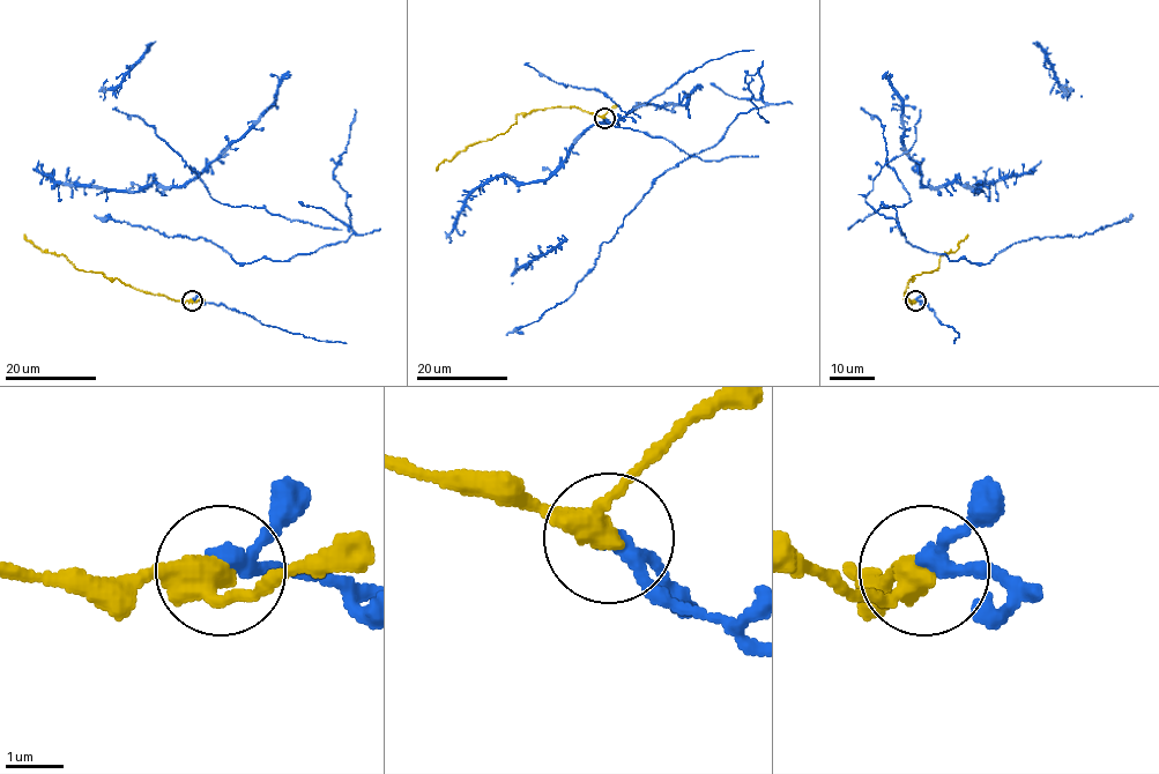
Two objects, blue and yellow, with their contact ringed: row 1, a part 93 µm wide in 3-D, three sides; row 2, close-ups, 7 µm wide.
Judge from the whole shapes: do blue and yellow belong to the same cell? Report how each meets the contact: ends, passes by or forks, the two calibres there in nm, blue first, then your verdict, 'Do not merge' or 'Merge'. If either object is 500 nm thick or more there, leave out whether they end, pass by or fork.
At the ring blue passes by. At the ring yellow passes by. Thickness 240 nm (blue) against 400 nm. Merge

